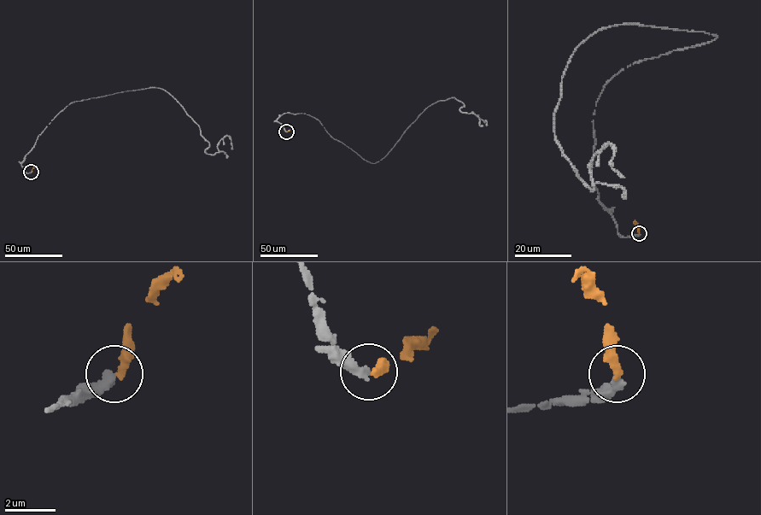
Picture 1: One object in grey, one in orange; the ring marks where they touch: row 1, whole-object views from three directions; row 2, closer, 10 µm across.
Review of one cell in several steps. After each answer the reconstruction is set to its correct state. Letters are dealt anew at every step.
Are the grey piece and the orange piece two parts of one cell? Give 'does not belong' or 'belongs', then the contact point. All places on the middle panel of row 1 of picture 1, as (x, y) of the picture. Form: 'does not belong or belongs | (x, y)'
belongs | (286, 131)

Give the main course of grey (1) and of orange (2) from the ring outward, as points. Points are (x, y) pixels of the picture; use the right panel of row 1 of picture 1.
1: (639, 232), (595, 102), (717, 36), (572, 54), (556, 141), (623, 178)
2: (639, 232), (634, 222)

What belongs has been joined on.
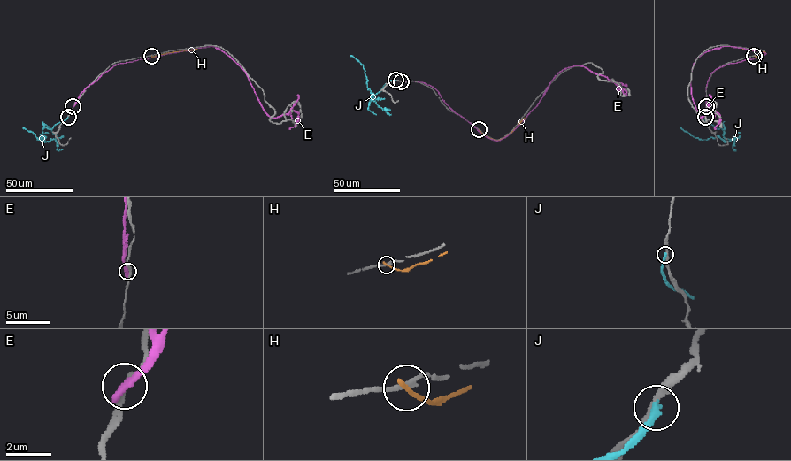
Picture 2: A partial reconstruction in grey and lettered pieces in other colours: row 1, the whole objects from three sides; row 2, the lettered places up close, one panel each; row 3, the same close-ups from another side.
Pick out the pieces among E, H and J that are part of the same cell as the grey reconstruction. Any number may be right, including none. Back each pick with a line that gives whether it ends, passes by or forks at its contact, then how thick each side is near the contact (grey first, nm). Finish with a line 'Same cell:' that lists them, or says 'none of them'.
Same cell: none of them

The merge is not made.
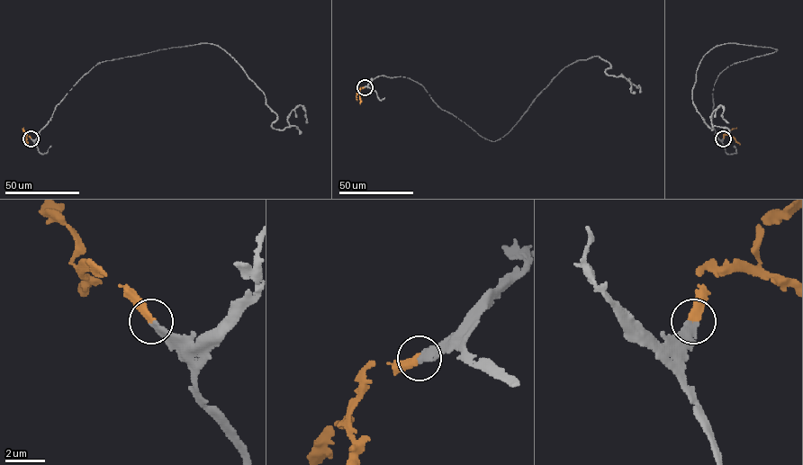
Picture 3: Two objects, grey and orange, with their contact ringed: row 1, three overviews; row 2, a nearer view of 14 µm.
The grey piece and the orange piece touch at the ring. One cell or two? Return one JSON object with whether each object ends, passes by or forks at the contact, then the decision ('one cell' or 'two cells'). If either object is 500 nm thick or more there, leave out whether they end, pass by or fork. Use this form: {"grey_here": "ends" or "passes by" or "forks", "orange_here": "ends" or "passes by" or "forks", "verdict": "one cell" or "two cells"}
{"grey_here": "ends", "orange_here": "ends", "verdict": "one cell"}

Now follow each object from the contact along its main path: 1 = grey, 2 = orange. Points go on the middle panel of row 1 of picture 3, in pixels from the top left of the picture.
1: (365, 87), (380, 76), (409, 77), (493, 141), (576, 60), (598, 56), (610, 65), (605, 72), (640, 93)
2: (365, 87), (360, 88), (360, 103)

